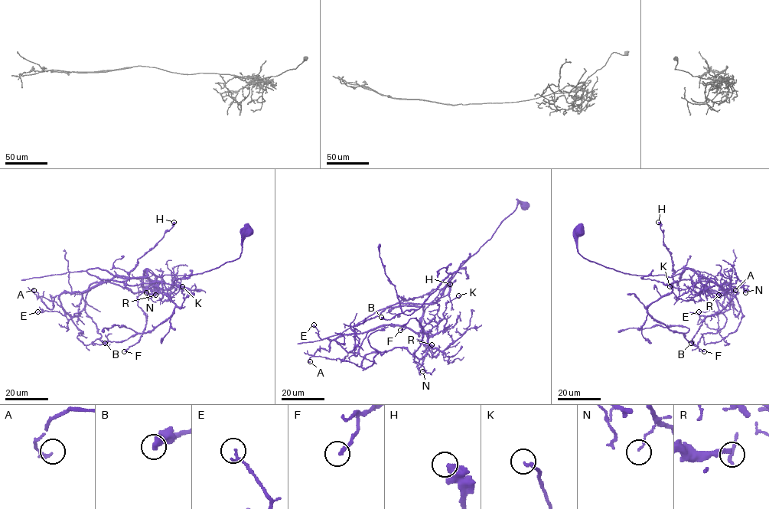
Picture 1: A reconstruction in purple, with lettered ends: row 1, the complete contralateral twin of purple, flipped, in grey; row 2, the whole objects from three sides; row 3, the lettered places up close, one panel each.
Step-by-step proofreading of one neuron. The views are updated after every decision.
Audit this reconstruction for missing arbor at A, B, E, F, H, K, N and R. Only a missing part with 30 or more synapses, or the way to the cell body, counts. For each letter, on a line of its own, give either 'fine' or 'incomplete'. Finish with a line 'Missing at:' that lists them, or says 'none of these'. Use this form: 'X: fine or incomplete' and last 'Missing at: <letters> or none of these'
A: fine
B: fine
E: fine
F: fine
H: fine
K: fine
N: fine
R: fine
Missing at: none of these

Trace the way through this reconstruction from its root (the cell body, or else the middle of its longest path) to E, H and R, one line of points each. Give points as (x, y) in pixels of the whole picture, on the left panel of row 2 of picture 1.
E: (248, 230), (240, 256), (217, 268), (113, 276), (63, 292), (64, 315), (37, 311)
H: (248, 230), (238, 258), (201, 273), (87, 272), (125, 281), (174, 222)
R: (248, 230), (240, 256), (217, 268), (161, 277), (147, 269), (146, 276), (161, 281), (145, 289), (155, 295)

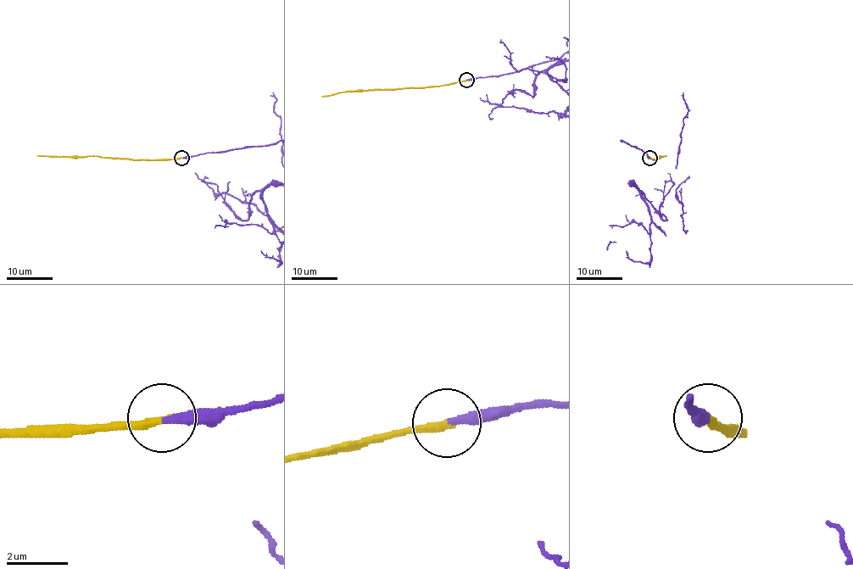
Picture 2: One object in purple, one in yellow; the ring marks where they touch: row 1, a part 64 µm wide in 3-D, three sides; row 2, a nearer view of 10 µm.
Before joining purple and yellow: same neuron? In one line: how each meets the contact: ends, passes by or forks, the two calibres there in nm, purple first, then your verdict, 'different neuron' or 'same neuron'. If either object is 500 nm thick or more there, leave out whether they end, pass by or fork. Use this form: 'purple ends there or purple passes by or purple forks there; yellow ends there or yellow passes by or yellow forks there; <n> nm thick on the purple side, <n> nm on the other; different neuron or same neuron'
purple ends there; yellow ends there; 300 nm thick on the purple side, 280 nm on the other; same neuron

